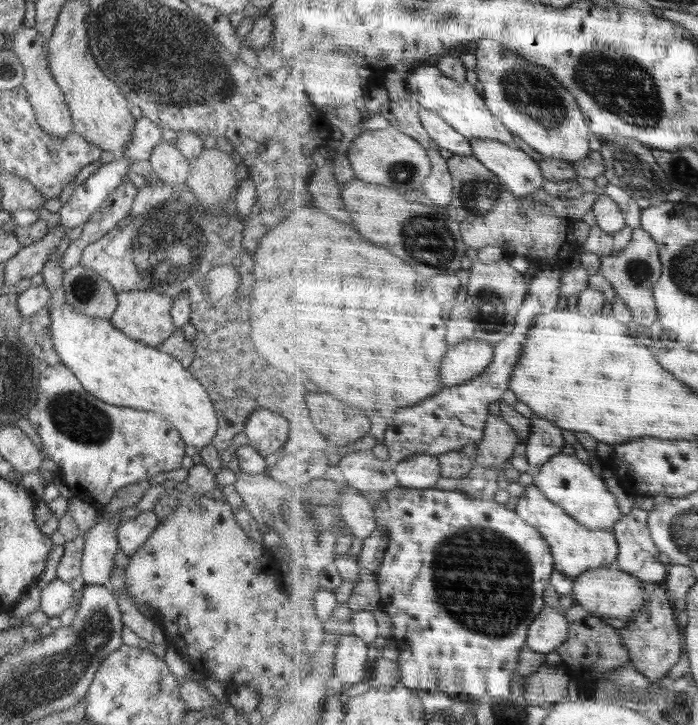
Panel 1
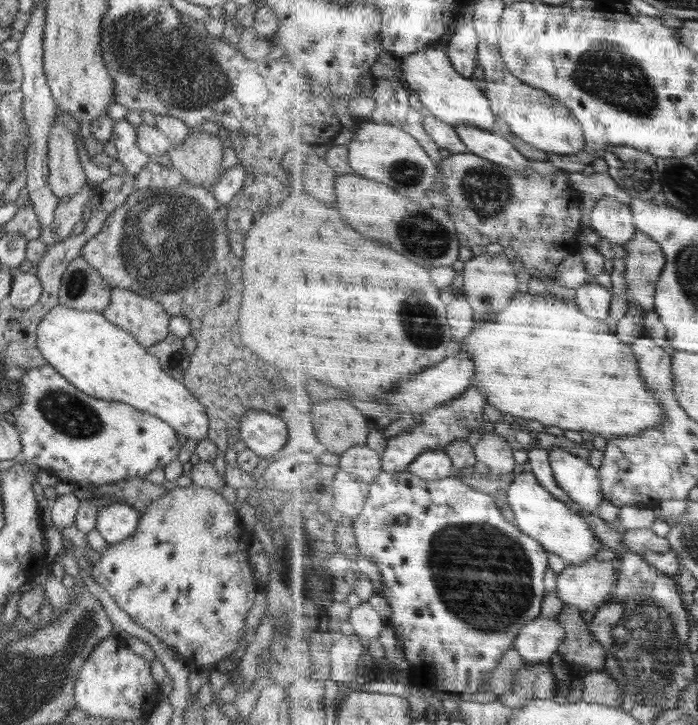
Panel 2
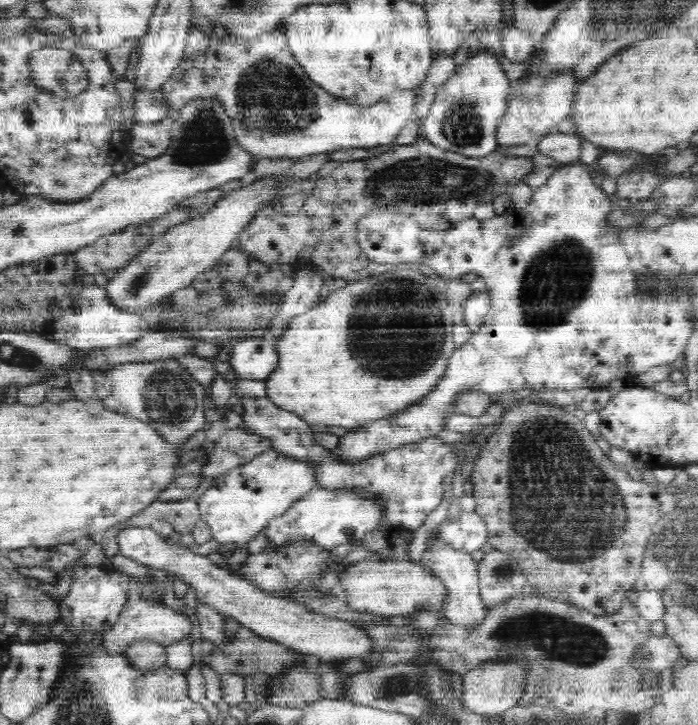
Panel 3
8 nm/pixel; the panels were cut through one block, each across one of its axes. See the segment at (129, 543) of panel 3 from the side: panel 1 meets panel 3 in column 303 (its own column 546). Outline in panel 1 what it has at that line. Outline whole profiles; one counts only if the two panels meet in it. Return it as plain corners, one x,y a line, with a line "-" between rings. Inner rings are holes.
546,605
530,628
529,646
540,653
551,653
567,642
570,633
570,621
564,611

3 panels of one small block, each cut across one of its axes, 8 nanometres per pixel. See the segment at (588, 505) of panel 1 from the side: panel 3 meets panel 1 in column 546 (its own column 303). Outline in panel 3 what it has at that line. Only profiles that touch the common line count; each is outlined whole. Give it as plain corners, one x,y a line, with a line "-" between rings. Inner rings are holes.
267,450
253,458
248,464
231,468
215,478
214,483
200,498
196,498
202,520
219,543
246,543
267,528
274,516
287,512
288,508
308,490
317,485
310,467
276,452

